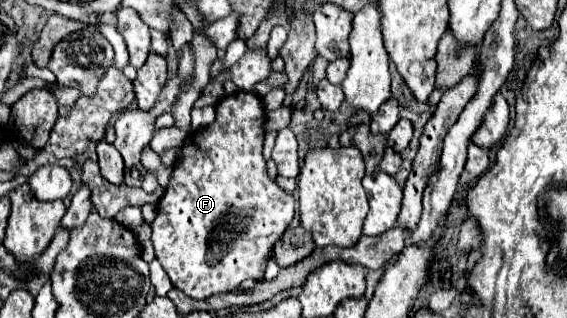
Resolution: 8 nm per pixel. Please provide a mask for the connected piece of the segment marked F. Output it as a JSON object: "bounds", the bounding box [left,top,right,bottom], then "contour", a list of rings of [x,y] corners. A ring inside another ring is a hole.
{"bounds":[151,91,295,299],"contour":[[[239,91],[221,99],[215,111],[215,121],[193,131],[181,145],[181,157],[173,167],[169,187],[157,203],[157,217],[151,223],[157,261],[167,271],[171,283],[193,299],[231,293],[245,279],[259,281],[267,261],[273,257],[273,245],[285,235],[295,215],[295,197],[283,191],[277,179],[267,173],[263,157],[267,113],[261,97]]]}

